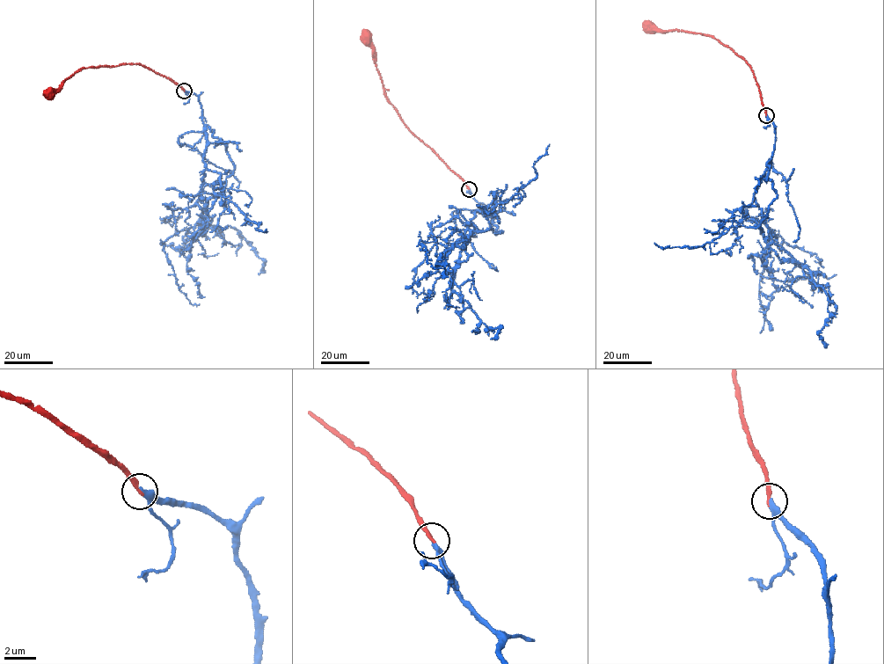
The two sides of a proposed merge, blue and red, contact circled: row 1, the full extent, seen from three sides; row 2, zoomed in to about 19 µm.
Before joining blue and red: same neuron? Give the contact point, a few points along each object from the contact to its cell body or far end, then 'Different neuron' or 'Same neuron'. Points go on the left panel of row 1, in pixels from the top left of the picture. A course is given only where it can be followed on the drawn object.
Place: (184, 91). Course of blue: (184, 91), (198, 97), (207, 137), (200, 198), (202, 222), (238, 231), (264, 261), (259, 274). Course of red: (184, 91), (168, 78), (137, 63), (128, 63), (83, 68), (63, 81), (60, 89), (47, 93). Same neuron

